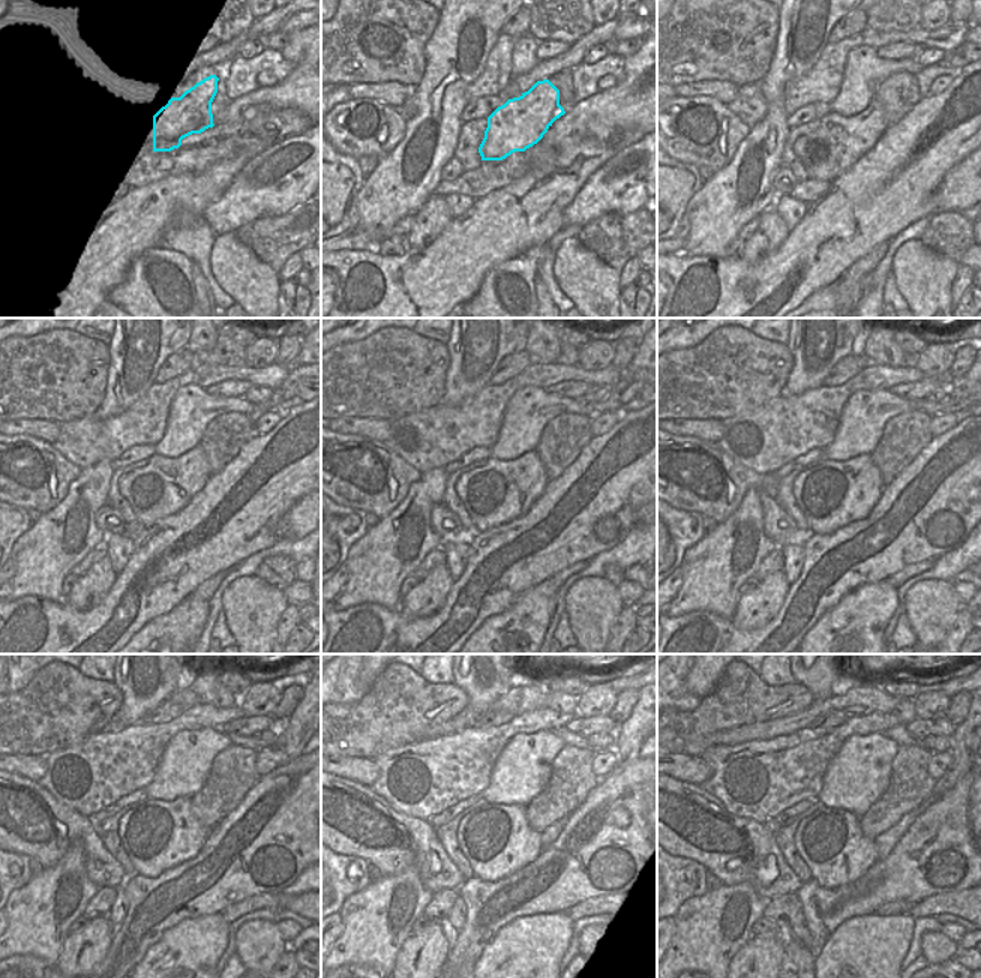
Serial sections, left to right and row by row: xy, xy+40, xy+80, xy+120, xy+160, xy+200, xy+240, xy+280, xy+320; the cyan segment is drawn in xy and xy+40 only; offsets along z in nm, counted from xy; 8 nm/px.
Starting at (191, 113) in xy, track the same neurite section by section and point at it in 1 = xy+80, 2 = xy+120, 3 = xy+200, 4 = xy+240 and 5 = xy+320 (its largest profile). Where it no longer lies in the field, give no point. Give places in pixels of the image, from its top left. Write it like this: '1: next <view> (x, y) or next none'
1: next xy+80 (839, 143)
2: next xy+120 (164, 486)
3: next xy+200 (834, 494)
4: next xy+240 (156, 834)
5: next xy+320 (830, 842)

